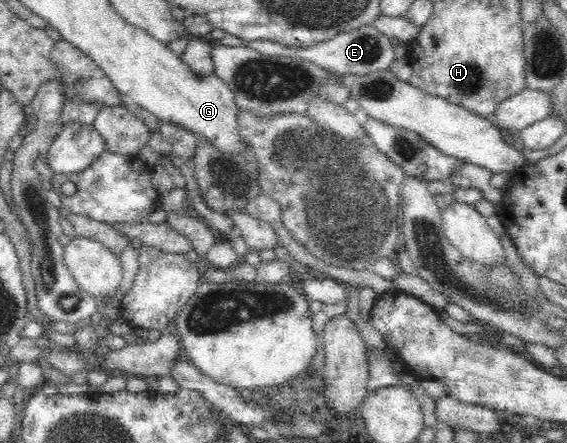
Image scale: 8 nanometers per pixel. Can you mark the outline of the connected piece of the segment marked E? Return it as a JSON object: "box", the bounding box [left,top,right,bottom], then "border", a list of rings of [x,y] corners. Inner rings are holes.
{"box":[243,23,395,76],"border":[[[373,23],[355,30],[340,32],[329,40],[303,48],[283,45],[273,40],[251,40],[251,42],[244,40],[243,44],[265,56],[291,57],[306,60],[319,66],[319,68],[342,74],[342,76],[353,76],[353,74],[365,76],[365,74],[377,72],[377,70],[389,70],[391,64],[395,62],[393,40],[379,32],[379,29]]]}

